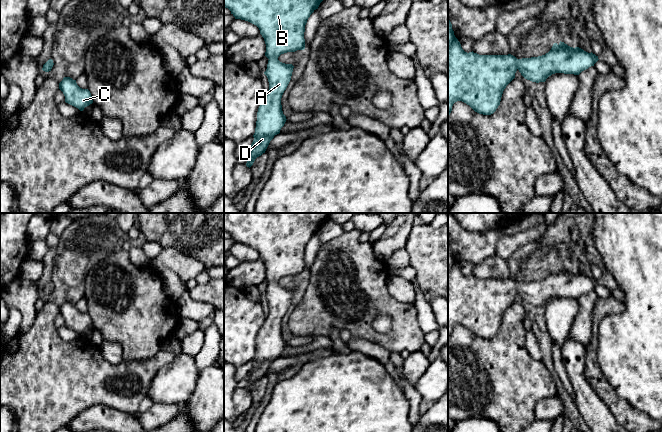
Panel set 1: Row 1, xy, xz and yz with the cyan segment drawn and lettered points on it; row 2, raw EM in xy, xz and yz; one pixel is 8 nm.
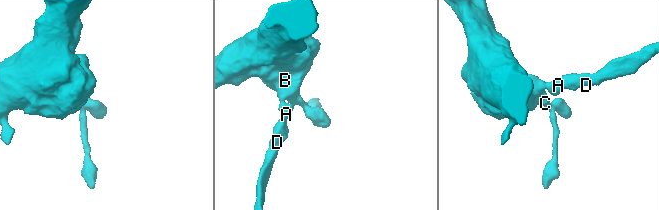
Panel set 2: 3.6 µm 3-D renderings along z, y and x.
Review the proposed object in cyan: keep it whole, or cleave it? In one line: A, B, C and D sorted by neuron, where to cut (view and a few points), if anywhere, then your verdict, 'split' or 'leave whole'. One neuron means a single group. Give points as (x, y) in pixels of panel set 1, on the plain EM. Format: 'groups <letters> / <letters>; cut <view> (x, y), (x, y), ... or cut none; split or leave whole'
groups A B C D; cut none; leave whole

